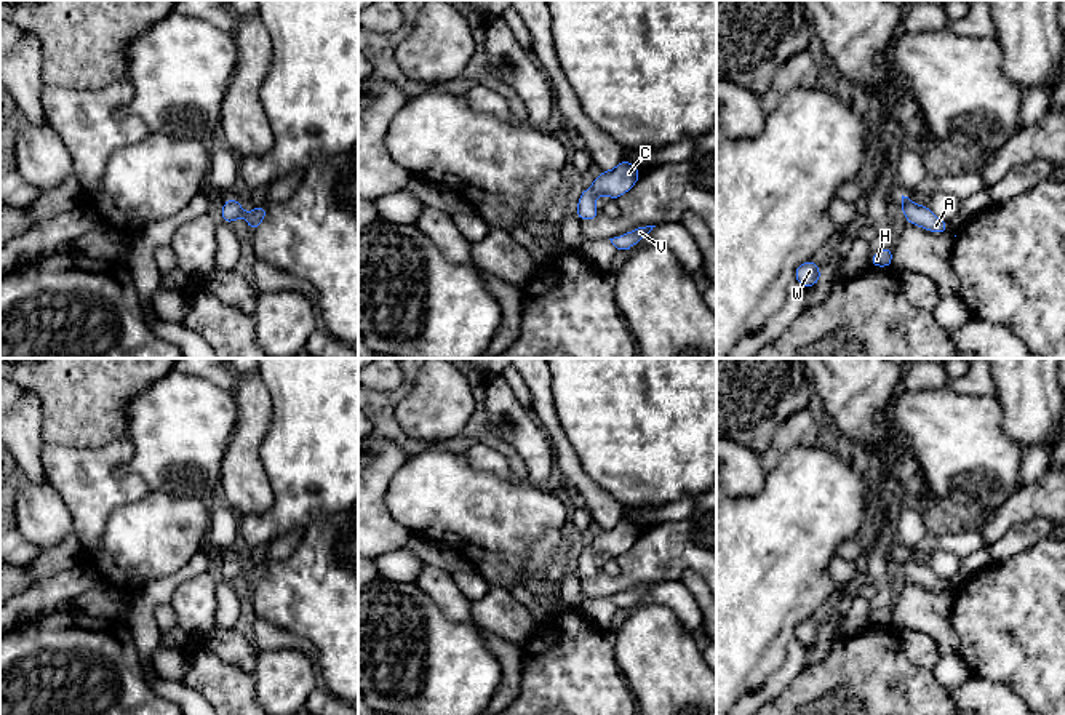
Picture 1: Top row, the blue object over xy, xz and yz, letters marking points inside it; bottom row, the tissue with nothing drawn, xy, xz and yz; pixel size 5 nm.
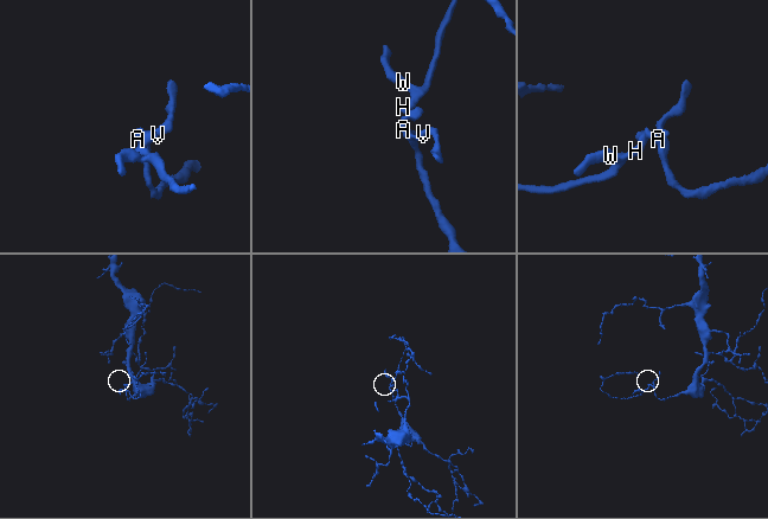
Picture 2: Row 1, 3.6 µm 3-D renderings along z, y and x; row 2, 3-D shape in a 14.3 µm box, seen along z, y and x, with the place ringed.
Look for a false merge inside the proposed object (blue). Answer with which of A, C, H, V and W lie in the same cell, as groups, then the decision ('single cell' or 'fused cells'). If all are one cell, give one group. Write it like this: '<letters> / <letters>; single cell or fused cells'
A C H V W; single cell

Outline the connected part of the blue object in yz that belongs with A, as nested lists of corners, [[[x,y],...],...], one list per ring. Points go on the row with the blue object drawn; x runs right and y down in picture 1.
[[[902,195],[902,211],[905,214],[907,224],[919,226],[934,234],[948,232],[948,224],[943,219],[934,216],[929,206],[916,205],[915,202],[903,195]]]

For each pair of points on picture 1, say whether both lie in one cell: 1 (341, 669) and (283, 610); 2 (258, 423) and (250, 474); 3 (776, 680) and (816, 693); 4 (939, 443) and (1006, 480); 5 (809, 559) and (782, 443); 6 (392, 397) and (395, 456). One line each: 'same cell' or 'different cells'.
1: same cell
2: same cell
3: different cells
4: same cell
5: different cells
6: different cells

